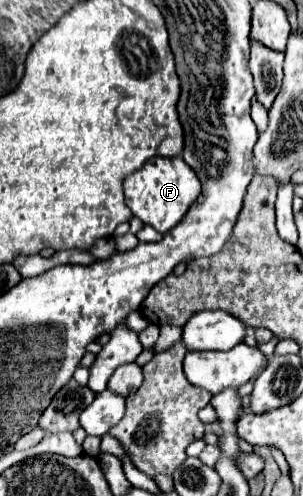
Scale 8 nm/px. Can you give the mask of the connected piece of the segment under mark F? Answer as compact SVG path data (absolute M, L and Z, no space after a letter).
M154 157L148 159L142 169L134 171L124 179L124 195L126 205L130 207L134 217L144 223L150 223L160 233L168 233L182 221L182 217L188 213L188 209L200 195L200 181L182 157Z

